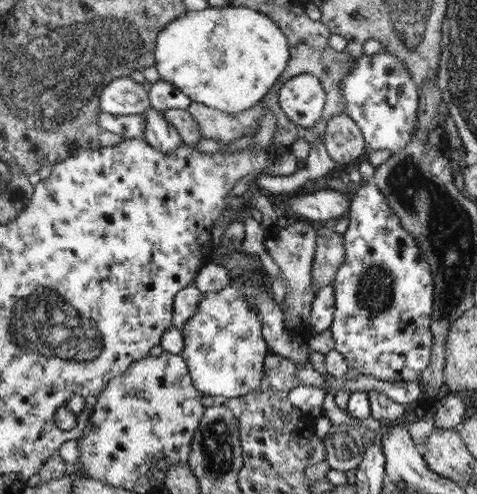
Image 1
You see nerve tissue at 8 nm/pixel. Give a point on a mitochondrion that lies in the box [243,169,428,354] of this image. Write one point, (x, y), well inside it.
(376, 287)

